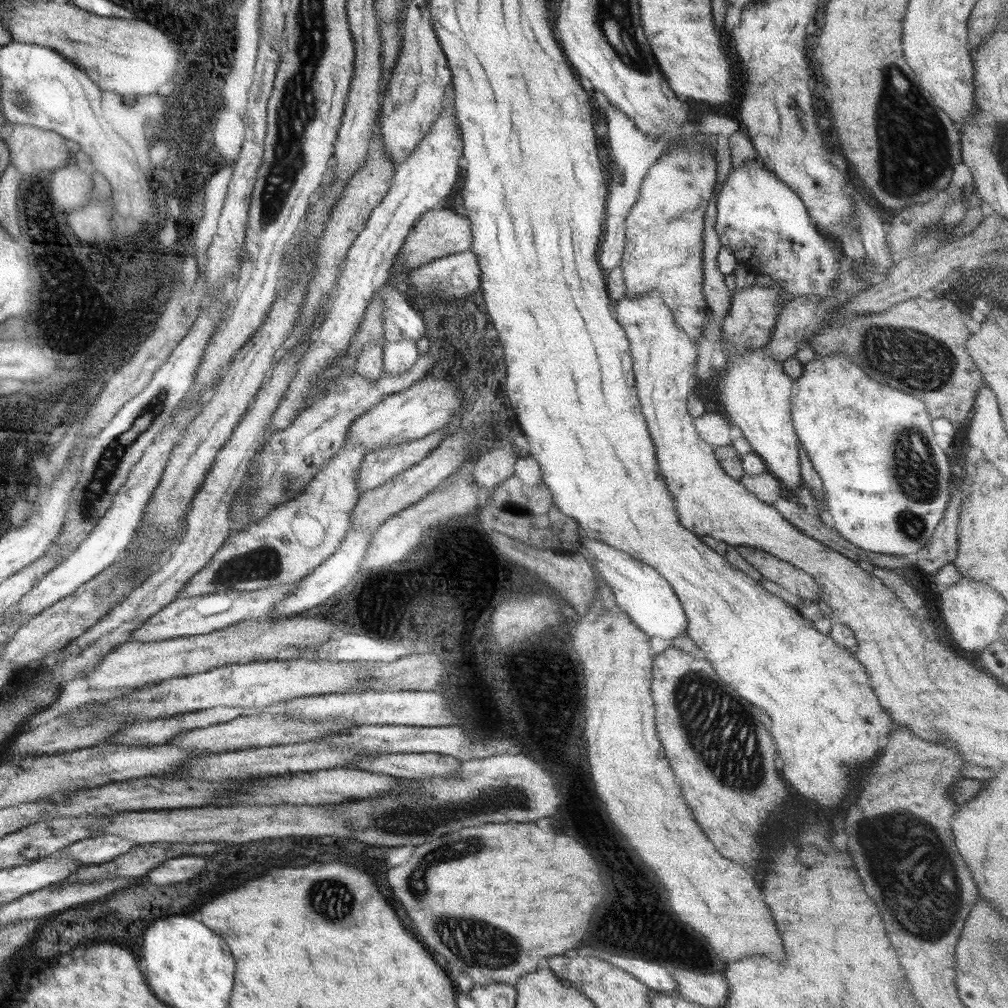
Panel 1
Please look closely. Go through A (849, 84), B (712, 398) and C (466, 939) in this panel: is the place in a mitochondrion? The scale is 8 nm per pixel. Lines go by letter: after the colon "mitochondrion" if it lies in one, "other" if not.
A: other
B: other
C: mitochondrion

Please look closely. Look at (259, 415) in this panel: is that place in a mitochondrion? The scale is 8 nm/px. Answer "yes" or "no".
no

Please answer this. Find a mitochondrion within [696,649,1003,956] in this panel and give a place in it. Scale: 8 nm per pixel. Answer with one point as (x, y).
(904, 853)

